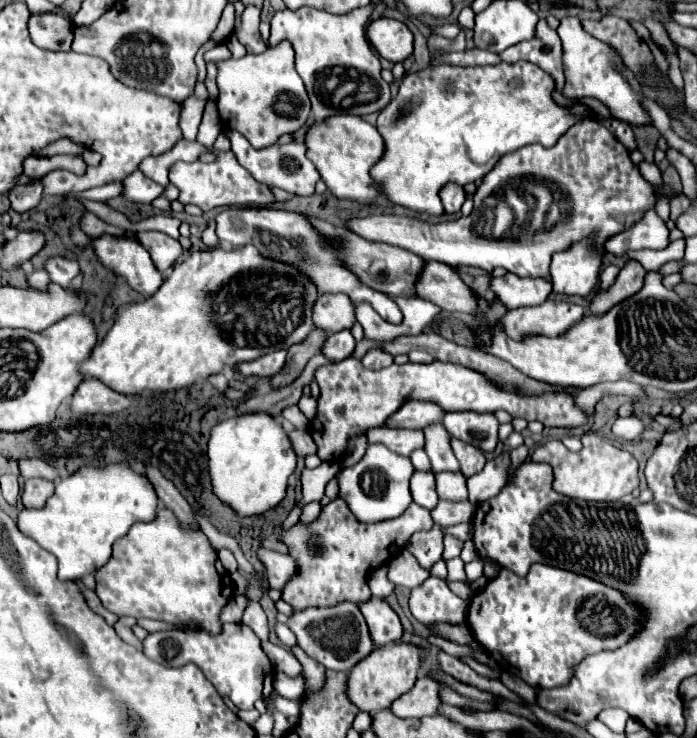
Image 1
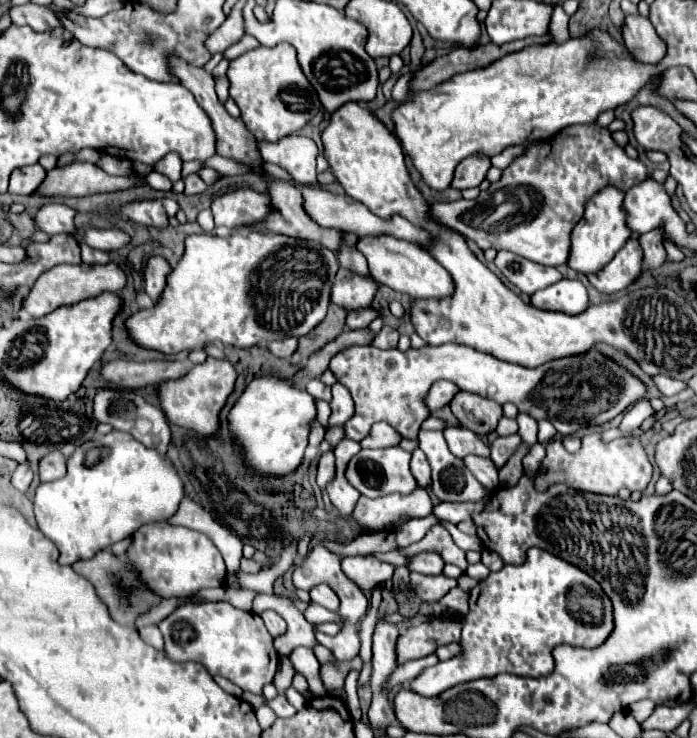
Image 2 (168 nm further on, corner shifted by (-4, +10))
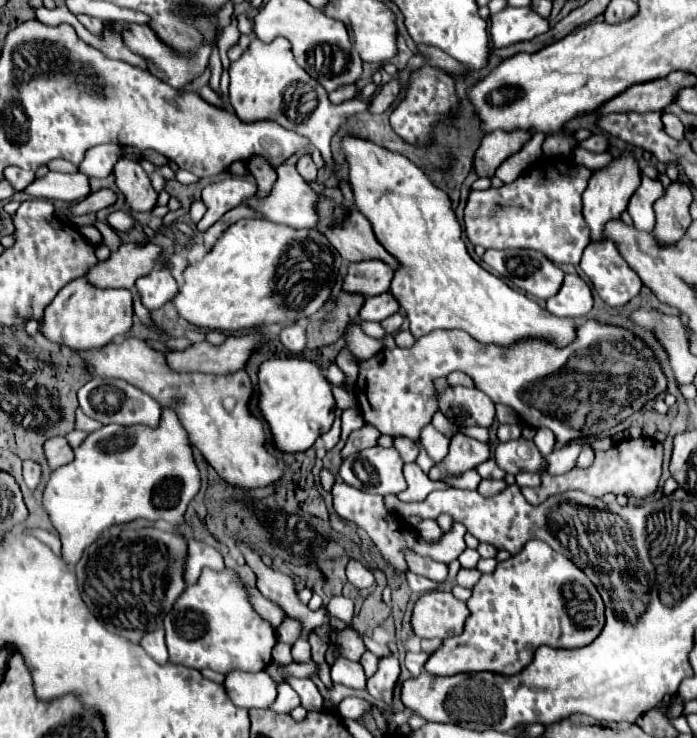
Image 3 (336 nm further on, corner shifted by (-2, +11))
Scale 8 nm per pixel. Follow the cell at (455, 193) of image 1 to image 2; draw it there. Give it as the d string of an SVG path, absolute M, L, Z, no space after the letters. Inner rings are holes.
M474 154L472 158L462 160L454 172L452 186L458 190L480 186L480 182L486 178L490 166L492 166L490 158L484 158L484 154Z

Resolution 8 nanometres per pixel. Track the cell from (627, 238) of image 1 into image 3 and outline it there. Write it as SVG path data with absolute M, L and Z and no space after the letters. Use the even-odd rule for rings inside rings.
M642 175L642 183L634 191L634 195L630 197L630 203L628 203L628 213L630 213L636 229L646 231L646 233L650 233L654 229L654 209L652 209L652 205L664 193L666 193L666 189L662 187L662 183L658 179L650 179L650 177Z

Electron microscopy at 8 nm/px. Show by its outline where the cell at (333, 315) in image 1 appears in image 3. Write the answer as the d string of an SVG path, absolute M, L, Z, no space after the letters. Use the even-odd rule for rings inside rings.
M382 261L350 263L342 279L342 291L358 293L364 297L374 297L390 289L392 275L394 275L392 269Z

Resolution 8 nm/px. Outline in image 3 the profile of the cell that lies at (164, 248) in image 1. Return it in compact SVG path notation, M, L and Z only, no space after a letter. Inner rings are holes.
M122 157L116 167L116 185L126 197L126 205L134 213L150 213L156 207L158 193L152 189L148 175L140 167L138 161Z

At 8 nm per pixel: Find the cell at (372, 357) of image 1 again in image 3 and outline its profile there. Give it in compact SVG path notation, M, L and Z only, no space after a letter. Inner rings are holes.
M394 313L392 317L388 317L388 319L384 319L384 321L382 321L382 327L384 327L384 331L386 331L386 333L396 333L396 331L400 329L402 321L404 321L402 313Z

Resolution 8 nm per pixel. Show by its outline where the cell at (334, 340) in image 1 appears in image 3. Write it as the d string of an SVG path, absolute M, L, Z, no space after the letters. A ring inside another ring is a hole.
M382 293L378 297L368 297L358 313L360 321L384 321L386 317L394 315L400 305L394 301L392 293Z

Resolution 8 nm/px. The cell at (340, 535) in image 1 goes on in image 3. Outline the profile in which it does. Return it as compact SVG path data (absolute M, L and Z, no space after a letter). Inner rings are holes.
M332 595L328 605L326 605L328 613L350 623L352 621L352 615L354 615L354 603L350 599L346 599L344 595Z

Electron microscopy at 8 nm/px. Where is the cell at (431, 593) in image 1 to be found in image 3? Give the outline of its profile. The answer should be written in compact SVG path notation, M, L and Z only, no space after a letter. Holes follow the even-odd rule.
M406 573L406 579L408 579L408 585L414 593L428 593L428 591L436 591L440 585L436 581L430 581L426 577L420 577L420 575L414 575L414 573Z

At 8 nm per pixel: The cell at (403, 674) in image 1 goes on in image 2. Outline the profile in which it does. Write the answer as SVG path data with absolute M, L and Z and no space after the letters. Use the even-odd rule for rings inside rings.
M454 612L436 614L430 622L422 622L418 628L408 628L404 638L398 638L398 664L434 654L434 650L442 644L458 642L460 630L462 618Z

